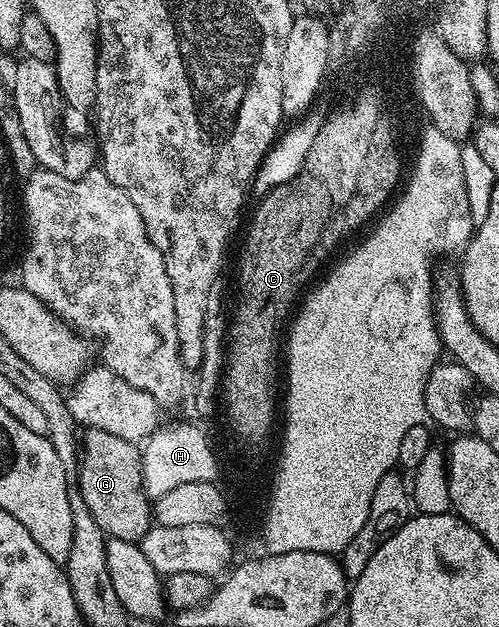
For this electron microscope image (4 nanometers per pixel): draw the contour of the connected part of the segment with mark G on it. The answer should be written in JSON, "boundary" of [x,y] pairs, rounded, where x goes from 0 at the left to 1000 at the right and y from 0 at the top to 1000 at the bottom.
{"boundary":[[[176,683],[164,695],[154,783],[214,856],[279,866],[307,839],[305,801],[291,786],[283,726],[273,705],[222,689]]]}

